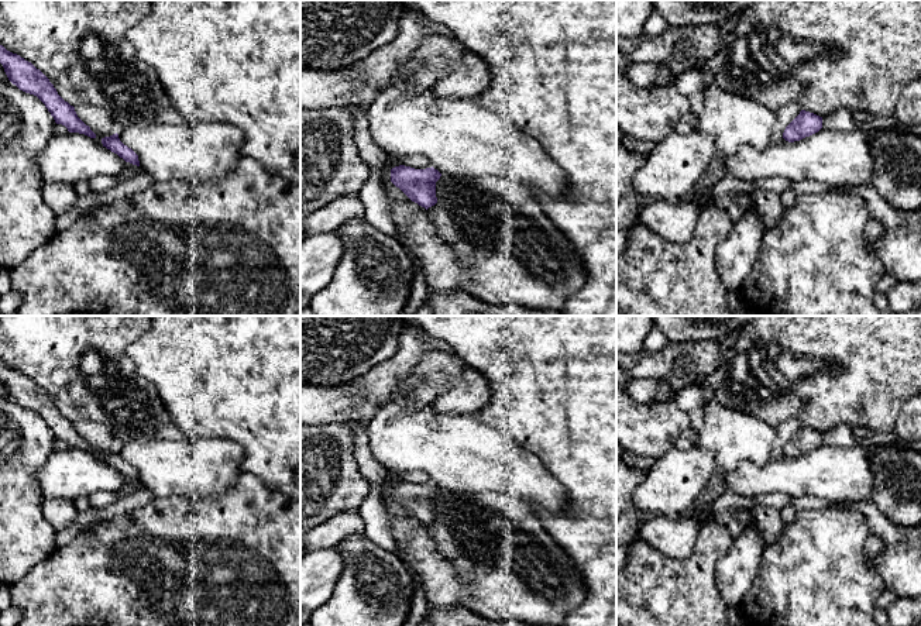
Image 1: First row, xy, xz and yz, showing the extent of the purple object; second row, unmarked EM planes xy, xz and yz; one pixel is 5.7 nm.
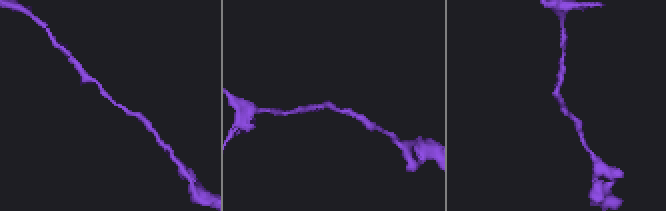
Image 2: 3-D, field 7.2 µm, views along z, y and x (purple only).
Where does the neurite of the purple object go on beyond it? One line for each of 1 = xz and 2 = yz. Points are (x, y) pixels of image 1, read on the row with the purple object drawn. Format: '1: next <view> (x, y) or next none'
1: next none
2: next none

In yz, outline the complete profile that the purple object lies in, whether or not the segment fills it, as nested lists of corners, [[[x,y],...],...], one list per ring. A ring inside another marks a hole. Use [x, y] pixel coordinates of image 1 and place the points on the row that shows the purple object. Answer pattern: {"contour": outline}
{"contour": [[[801,110],[800,114],[786,127],[783,138],[788,142],[800,141],[818,133],[822,128],[822,117]]]}

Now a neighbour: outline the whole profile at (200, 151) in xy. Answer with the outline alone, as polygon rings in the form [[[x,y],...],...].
[[[227,123],[126,125],[118,127],[117,134],[120,141],[138,155],[141,169],[150,173],[155,182],[178,179],[203,183],[219,180],[228,175],[243,156],[244,134]]]

